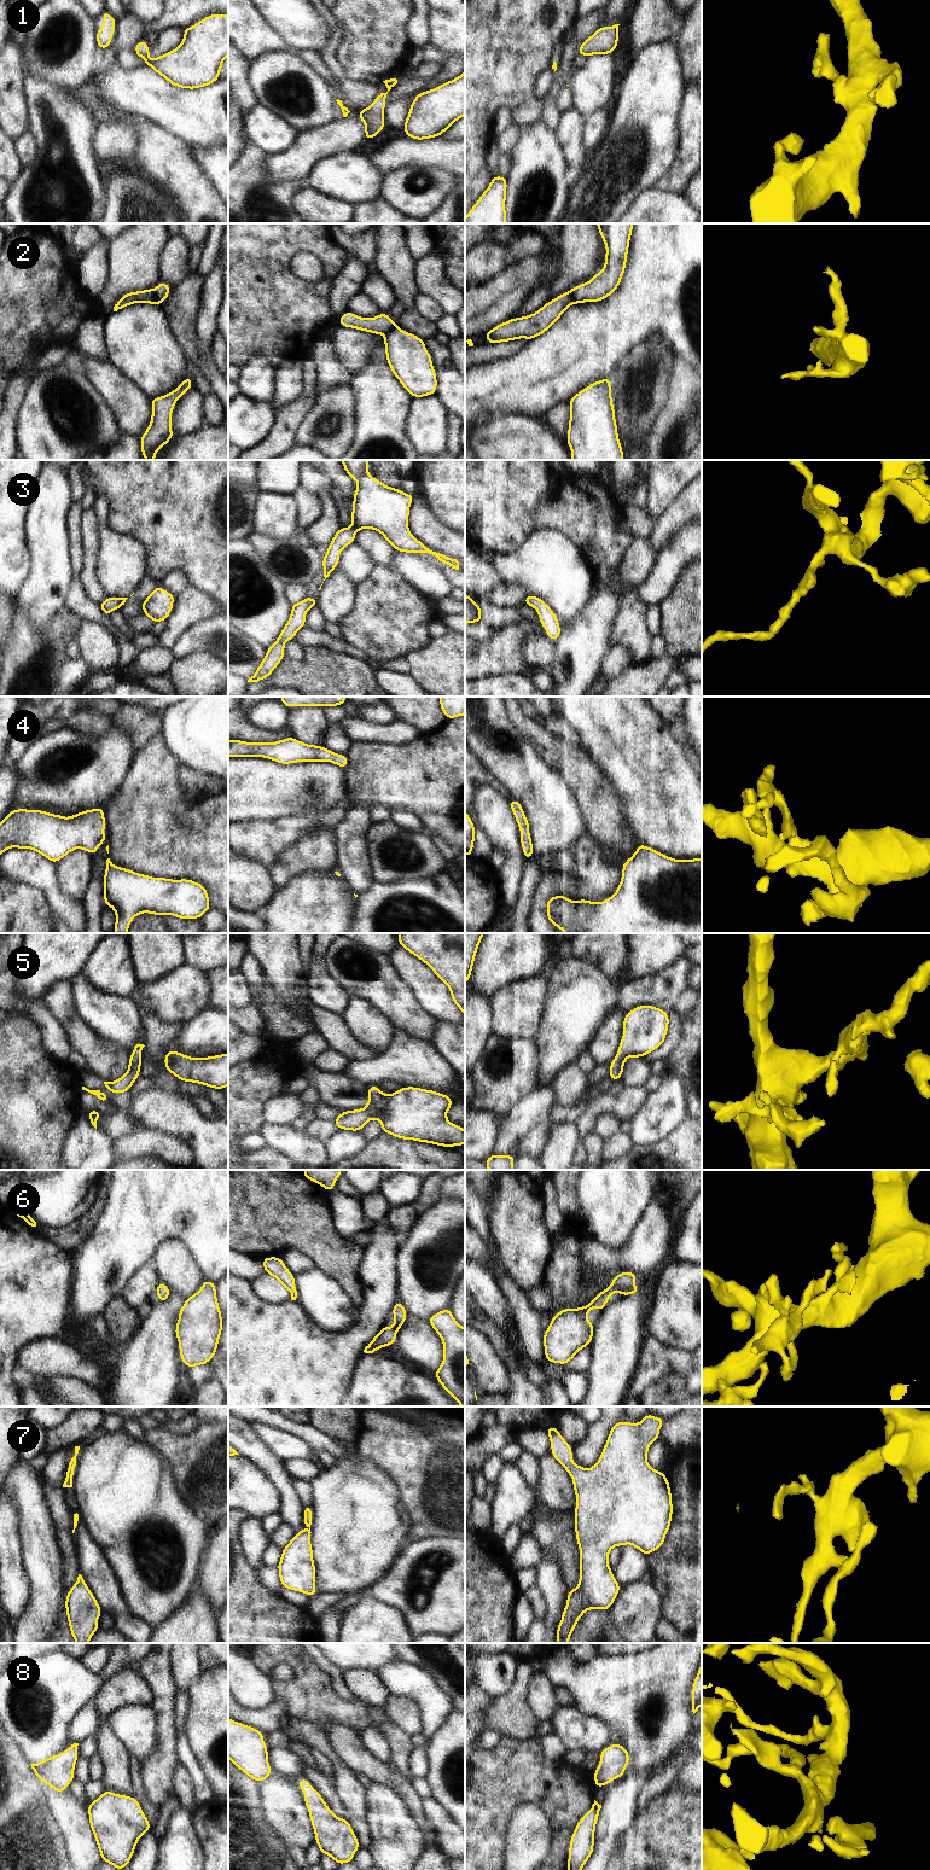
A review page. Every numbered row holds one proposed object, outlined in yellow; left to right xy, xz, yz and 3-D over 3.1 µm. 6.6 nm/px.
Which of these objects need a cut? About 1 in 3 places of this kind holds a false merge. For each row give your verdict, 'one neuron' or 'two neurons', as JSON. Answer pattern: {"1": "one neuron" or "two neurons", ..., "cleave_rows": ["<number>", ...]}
{"1": "one neuron", "2": "two neurons", "3": "one neuron", "4": "one neuron", "5": "one neuron", "6": "one neuron", "7": "one neuron", "8": "one neuron", "cleave_rows": ["2"]}

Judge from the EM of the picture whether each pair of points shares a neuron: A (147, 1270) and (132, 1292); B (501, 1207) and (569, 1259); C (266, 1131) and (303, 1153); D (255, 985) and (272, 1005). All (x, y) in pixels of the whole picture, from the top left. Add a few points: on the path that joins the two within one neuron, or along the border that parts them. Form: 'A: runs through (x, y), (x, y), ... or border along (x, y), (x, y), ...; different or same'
A: runs through (146, 1275), (137, 1287); same
B: border along (552, 1241), (545, 1274); different
C: runs through (275, 1136), (294, 1145); same
D: border along (265, 980), (261, 992), (253, 995); different

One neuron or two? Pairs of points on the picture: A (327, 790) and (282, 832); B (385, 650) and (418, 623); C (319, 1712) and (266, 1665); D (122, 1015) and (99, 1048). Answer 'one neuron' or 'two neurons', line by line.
A: two neurons
B: one neuron
C: one neuron
D: two neurons

